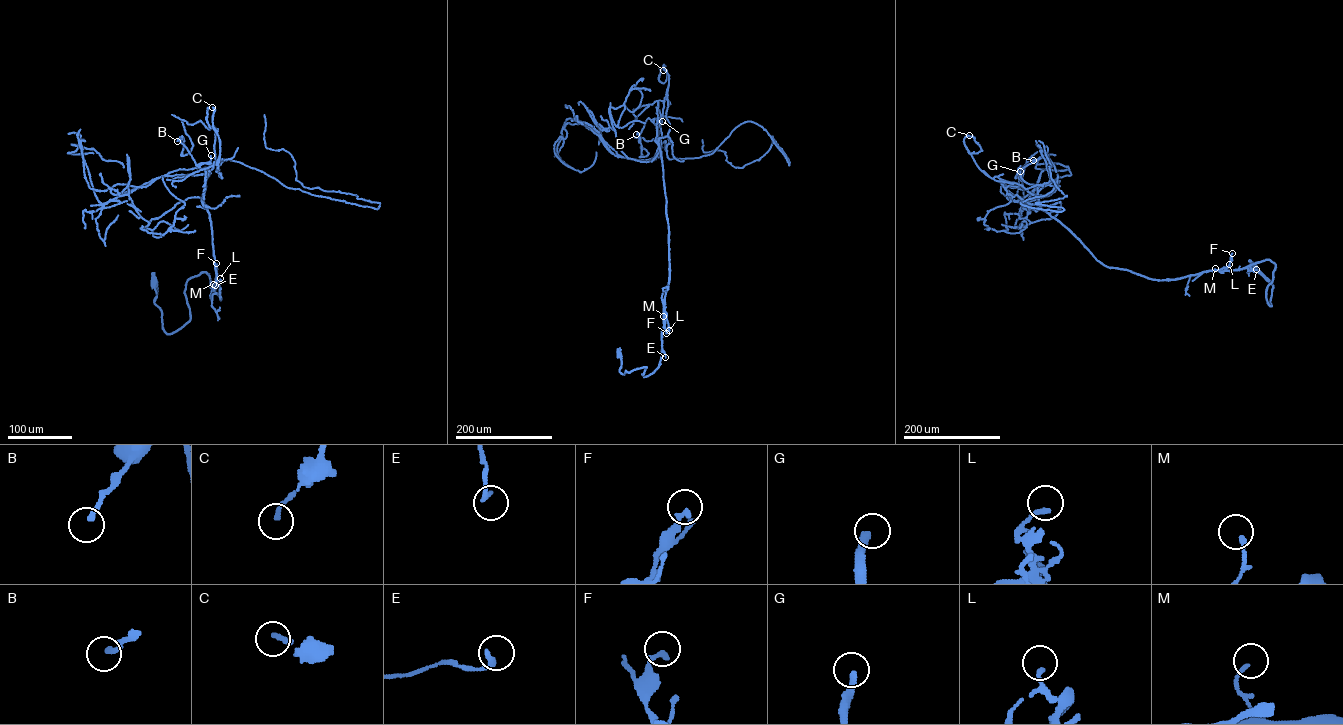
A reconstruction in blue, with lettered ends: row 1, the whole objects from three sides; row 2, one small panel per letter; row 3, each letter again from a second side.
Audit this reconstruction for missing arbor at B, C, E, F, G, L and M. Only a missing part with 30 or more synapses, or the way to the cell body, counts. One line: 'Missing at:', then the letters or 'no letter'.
Missing at: G

